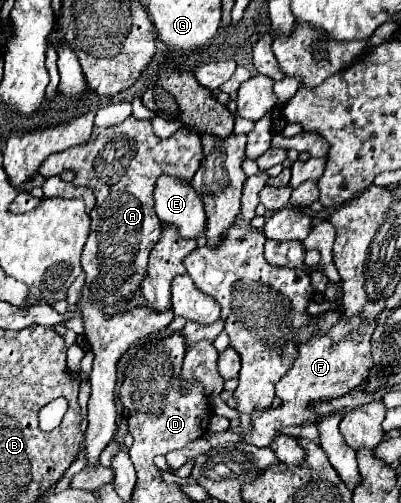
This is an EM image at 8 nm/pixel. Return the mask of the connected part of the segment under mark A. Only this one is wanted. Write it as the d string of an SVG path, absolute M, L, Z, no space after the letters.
M130 116L128 120L124 120L118 126L112 128L94 128L92 130L92 140L84 146L84 148L68 148L68 152L60 152L56 156L50 156L50 160L44 160L44 168L40 170L42 176L54 176L60 174L66 168L76 172L76 178L72 180L72 184L76 186L86 186L92 188L96 194L96 206L90 212L90 236L88 242L84 246L82 252L82 268L86 272L86 282L80 294L80 300L76 304L76 312L82 316L84 322L84 336L90 342L96 358L94 358L94 366L92 366L92 374L90 374L90 384L92 384L92 394L88 400L88 430L84 434L84 442L82 442L82 452L86 454L86 466L98 466L98 458L100 452L106 448L106 444L112 440L114 432L116 432L116 374L118 374L118 362L120 358L132 348L136 346L142 338L150 336L152 332L160 332L162 328L166 328L172 322L172 312L162 312L156 314L144 306L136 306L136 308L124 308L112 316L104 314L104 306L128 306L130 300L134 300L140 292L140 284L146 278L146 270L148 270L148 254L154 248L154 244L158 242L160 234L162 234L162 224L160 220L156 220L154 214L154 184L160 176L170 176L170 178L178 178L182 182L190 182L192 176L196 174L200 160L202 160L202 144L200 144L200 136L194 130L186 130L180 128L174 136L162 140L152 132L150 120L138 120L134 116Z

